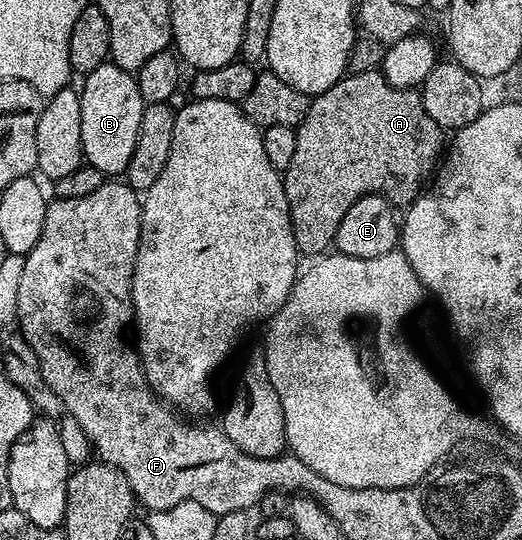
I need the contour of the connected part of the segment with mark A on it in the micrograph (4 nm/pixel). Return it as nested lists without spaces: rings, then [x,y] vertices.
[[[381,70],[349,72],[331,90],[312,97],[307,118],[296,129],[295,154],[291,166],[283,169],[283,179],[297,251],[306,252],[309,258],[320,257],[334,247],[343,216],[365,195],[380,193],[394,205],[412,204],[430,183],[443,156],[443,129],[427,114],[420,91],[391,86]]]

